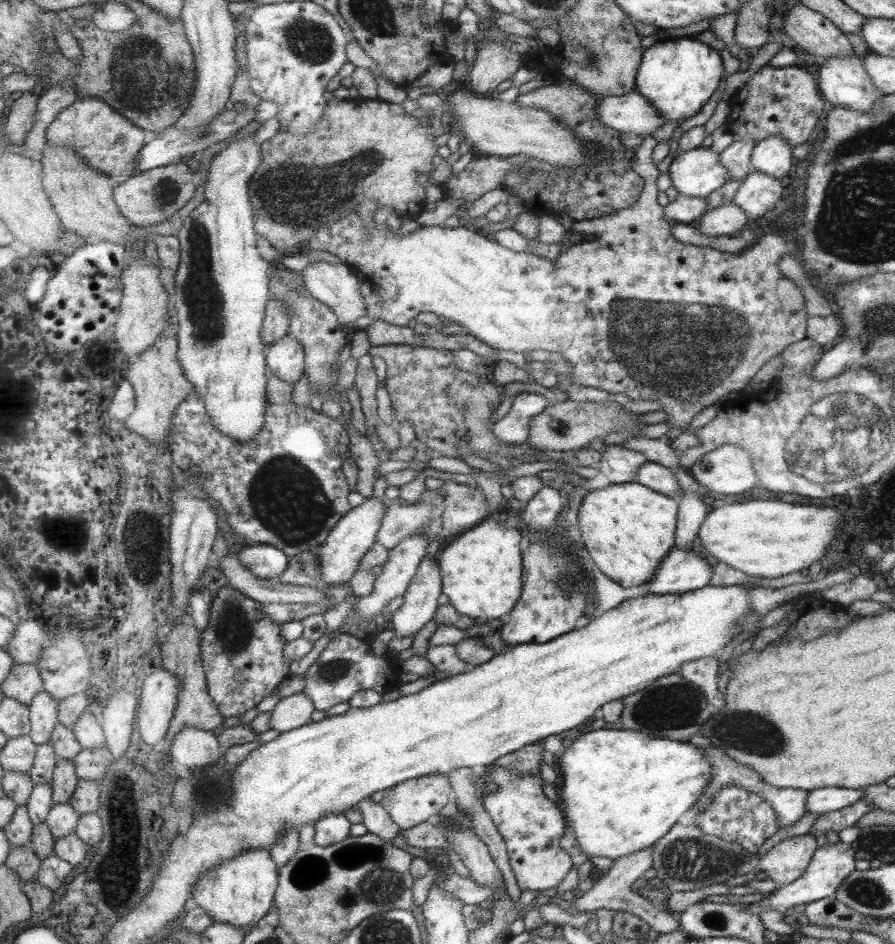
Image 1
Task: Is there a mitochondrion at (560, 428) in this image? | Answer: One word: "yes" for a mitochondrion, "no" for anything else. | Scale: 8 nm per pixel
no

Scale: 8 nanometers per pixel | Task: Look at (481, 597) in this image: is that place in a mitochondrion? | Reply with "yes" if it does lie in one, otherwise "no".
no

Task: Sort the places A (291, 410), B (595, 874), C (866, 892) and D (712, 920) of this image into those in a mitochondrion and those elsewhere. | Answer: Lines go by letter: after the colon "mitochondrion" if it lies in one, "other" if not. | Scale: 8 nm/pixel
A: other
B: other
C: mitochondrion
D: mitochondrion

